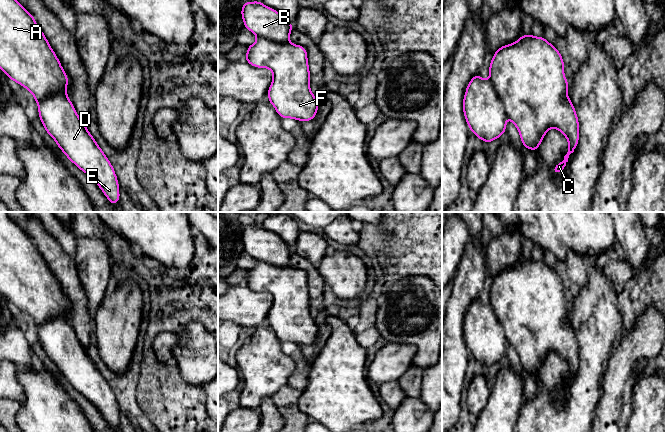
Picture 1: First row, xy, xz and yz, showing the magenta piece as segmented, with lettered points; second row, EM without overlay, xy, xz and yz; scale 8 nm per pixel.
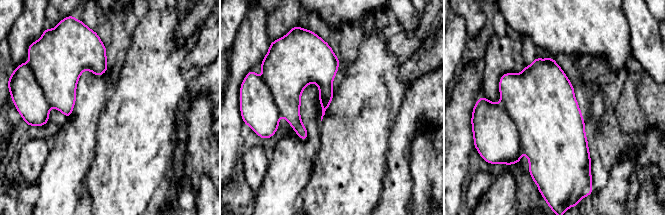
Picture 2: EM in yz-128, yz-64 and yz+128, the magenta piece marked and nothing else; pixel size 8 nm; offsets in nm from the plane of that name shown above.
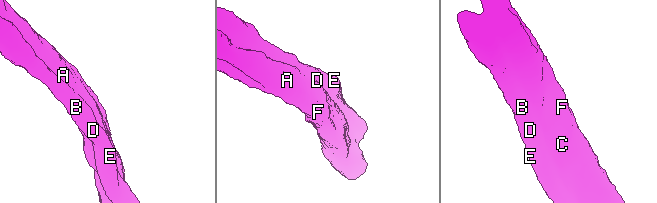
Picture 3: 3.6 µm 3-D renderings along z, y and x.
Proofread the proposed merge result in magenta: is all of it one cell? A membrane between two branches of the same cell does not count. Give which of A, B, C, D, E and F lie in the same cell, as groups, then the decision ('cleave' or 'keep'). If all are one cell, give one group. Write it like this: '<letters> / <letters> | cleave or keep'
A B C D E F | keep

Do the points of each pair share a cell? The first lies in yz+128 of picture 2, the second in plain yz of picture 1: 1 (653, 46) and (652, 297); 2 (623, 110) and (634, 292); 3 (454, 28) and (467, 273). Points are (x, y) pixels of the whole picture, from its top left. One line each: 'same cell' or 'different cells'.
1: different cells
2: same cell
3: different cells

